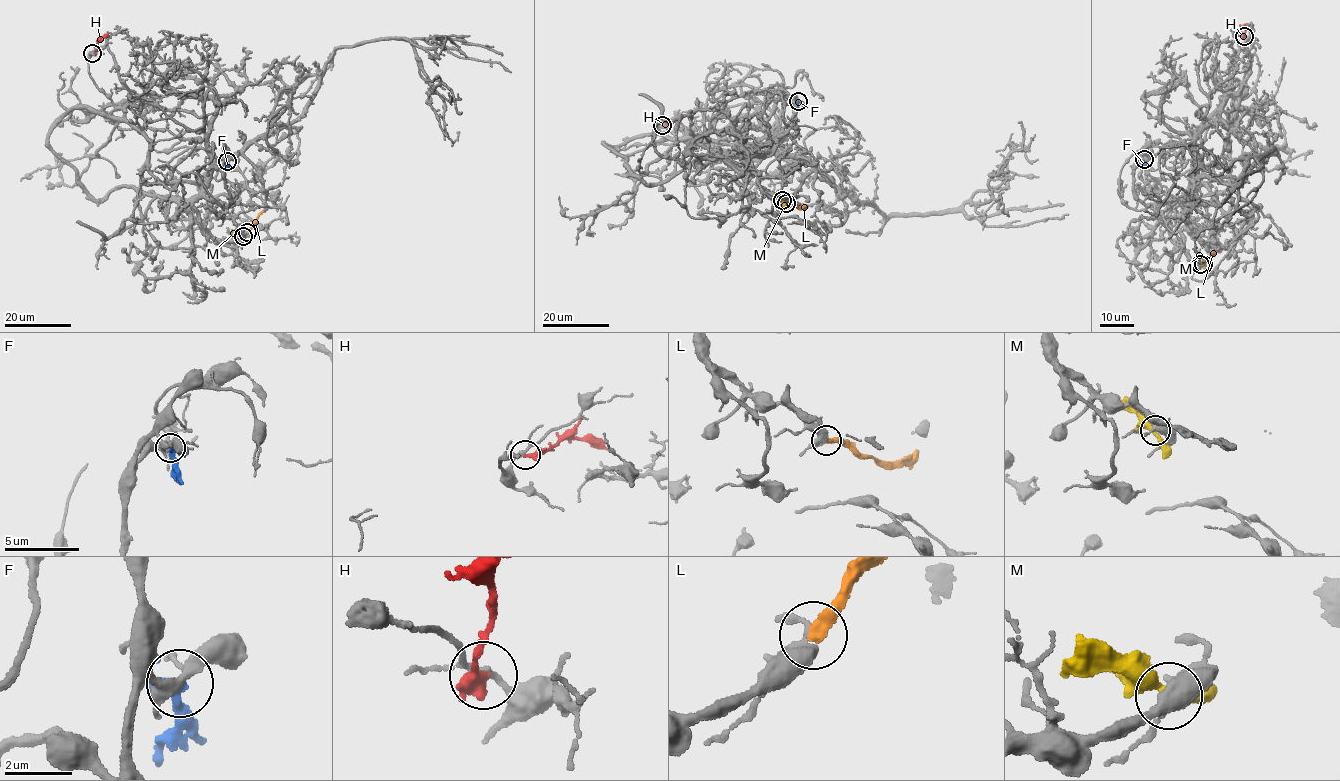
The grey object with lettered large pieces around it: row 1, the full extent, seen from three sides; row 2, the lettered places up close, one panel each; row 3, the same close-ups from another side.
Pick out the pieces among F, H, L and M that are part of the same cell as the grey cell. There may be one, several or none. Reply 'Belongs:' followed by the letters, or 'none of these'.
Belongs: none of these

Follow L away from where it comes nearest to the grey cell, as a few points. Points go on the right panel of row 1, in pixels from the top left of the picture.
L: (1203, 263), (1213, 254), (1212, 251)

